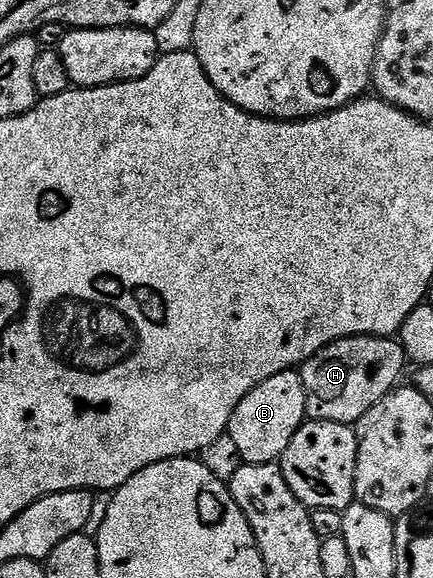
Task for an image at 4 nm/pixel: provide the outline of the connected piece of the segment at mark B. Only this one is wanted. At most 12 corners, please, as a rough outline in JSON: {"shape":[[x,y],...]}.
{"shape":[[292,369],[249,389],[226,435],[244,463],[279,463],[306,419]]}

